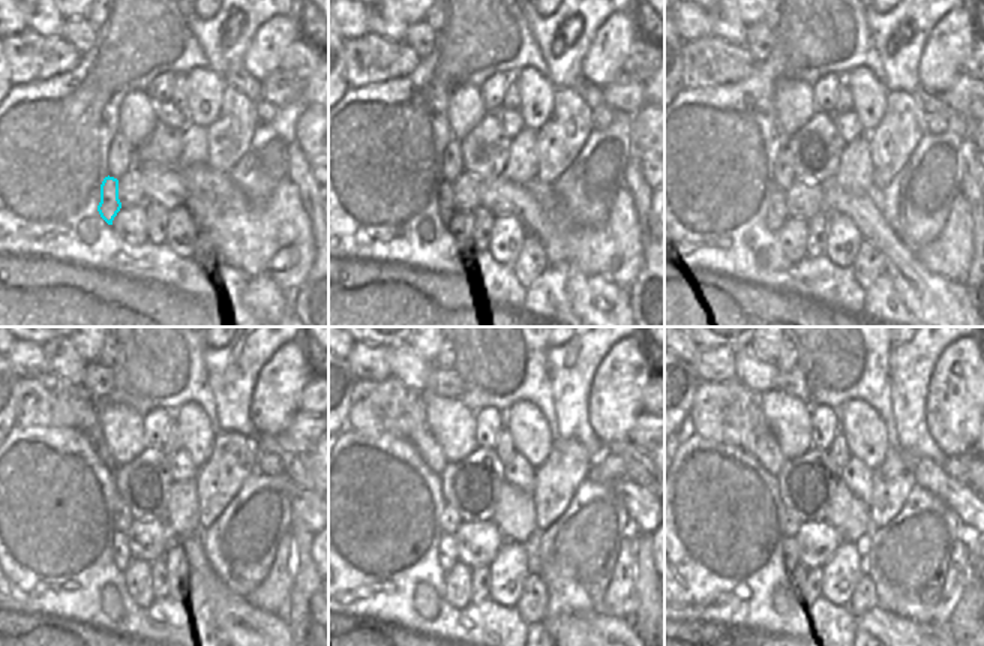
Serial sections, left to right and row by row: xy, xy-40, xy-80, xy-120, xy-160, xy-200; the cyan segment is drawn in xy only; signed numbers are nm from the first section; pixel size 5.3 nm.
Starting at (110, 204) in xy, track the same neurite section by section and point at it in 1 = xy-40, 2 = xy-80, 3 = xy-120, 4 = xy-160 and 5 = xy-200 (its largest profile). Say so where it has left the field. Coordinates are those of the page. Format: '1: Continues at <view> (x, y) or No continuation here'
1: Continues at xy-40 (446, 209)
2: Continues at xy-80 (779, 215)
3: Continues at xy-120 (117, 546)
4: Continues at xy-160 (449, 558)
5: Continues at xy-200 (789, 547).

